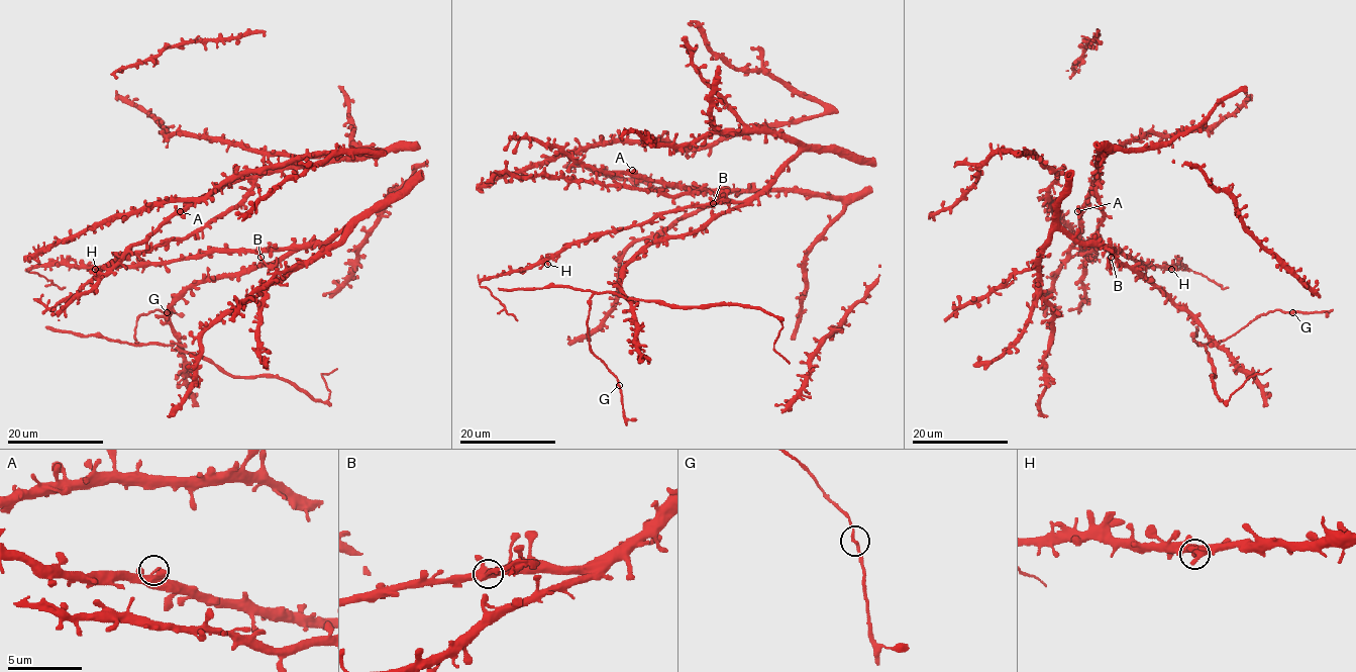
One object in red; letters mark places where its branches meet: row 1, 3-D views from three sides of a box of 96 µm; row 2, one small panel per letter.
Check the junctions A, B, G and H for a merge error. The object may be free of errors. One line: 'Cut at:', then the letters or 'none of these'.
Cut at: B

